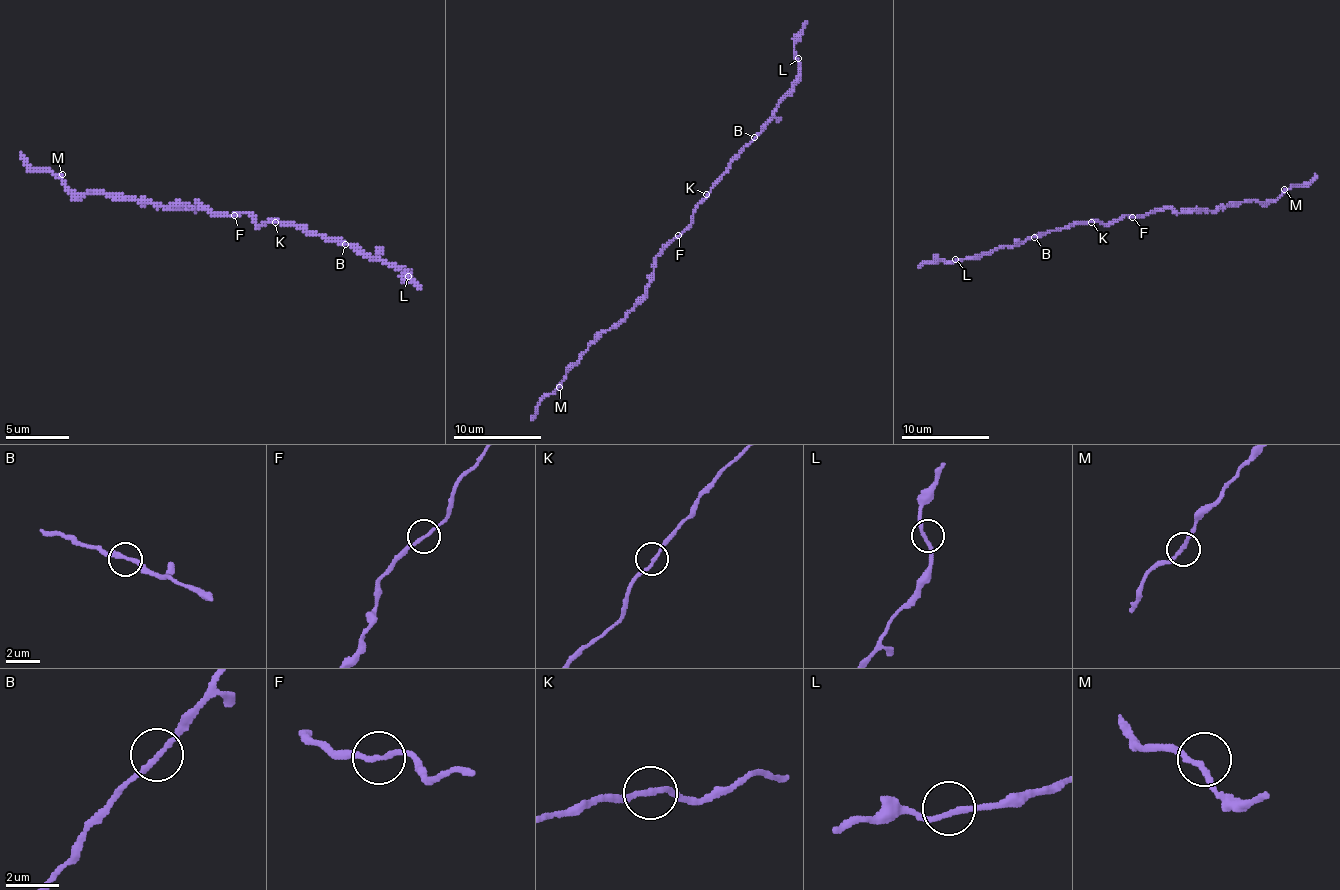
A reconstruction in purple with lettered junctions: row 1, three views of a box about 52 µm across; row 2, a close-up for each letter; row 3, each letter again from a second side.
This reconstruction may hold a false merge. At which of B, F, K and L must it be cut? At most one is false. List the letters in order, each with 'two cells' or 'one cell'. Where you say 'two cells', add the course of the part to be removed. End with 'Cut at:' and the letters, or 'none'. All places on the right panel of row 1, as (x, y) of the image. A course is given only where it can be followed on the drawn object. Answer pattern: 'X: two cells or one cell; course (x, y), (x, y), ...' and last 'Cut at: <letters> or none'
B: one cell
F: two cells; course (1133, 217), (1174, 208), (1192, 213), (1242, 202), (1269, 202), (1291, 187), (1308, 182), (1315, 173)
K: one cell
L: one cell
Cut at: F

